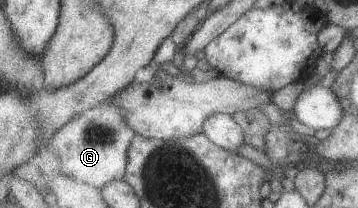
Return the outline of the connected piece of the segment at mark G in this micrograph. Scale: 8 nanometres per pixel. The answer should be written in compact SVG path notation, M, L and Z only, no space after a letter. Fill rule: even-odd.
M111 99L66 123L54 135L50 147L61 158L60 170L67 177L102 188L115 180L124 179L128 151L136 135L136 131L114 105L114 99Z

